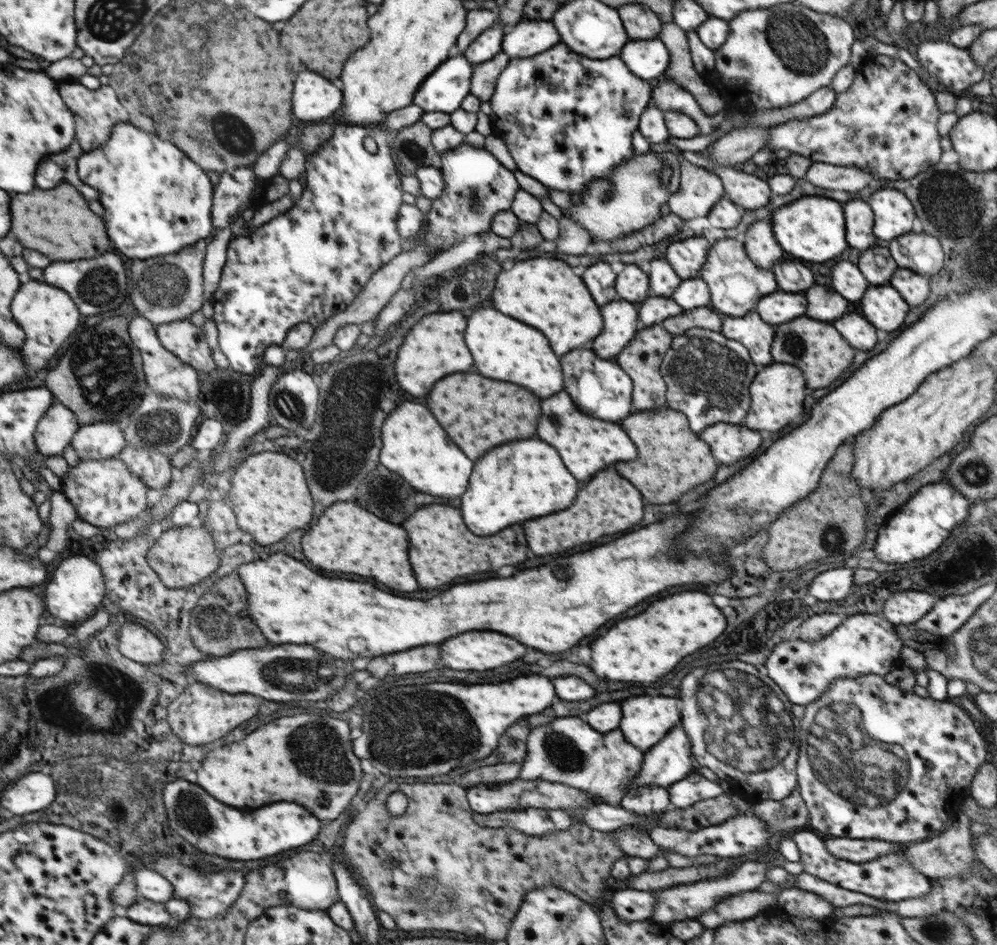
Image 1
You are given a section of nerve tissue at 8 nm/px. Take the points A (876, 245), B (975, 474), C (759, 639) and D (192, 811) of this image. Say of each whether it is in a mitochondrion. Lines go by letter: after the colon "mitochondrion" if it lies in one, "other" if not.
A: other
B: mitochondrion
C: mitochondrion
D: mitochondrion

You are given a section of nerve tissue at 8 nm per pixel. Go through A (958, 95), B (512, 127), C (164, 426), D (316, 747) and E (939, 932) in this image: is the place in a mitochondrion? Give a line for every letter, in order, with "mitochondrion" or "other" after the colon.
A: other
B: other
C: mitochondrion
D: mitochondrion
E: mitochondrion

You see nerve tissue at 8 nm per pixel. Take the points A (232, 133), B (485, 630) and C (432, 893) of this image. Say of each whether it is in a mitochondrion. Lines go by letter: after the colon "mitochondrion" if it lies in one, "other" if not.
A: mitochondrion
B: other
C: mitochondrion

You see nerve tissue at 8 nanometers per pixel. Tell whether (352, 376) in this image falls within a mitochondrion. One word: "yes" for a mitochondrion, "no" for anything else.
yes

